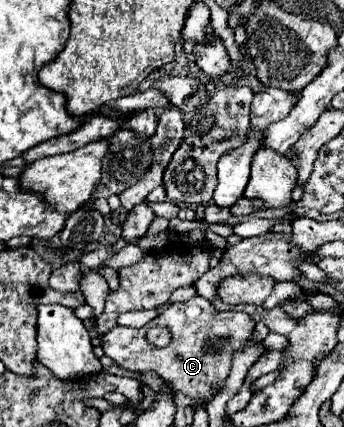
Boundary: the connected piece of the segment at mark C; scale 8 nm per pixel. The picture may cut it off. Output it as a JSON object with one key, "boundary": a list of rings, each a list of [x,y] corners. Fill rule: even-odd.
{"boundary":[[[190,298],[188,302],[172,302],[168,310],[156,316],[142,328],[116,326],[112,332],[102,336],[104,354],[114,362],[136,372],[156,372],[160,374],[172,390],[186,394],[192,400],[206,400],[204,404],[194,404],[196,410],[206,410],[206,404],[216,396],[212,384],[224,384],[230,374],[234,352],[242,350],[254,334],[256,322],[246,312],[218,312],[204,298]],[[152,326],[164,326],[170,332],[170,344],[164,348],[154,348],[146,342],[146,332]]]}

